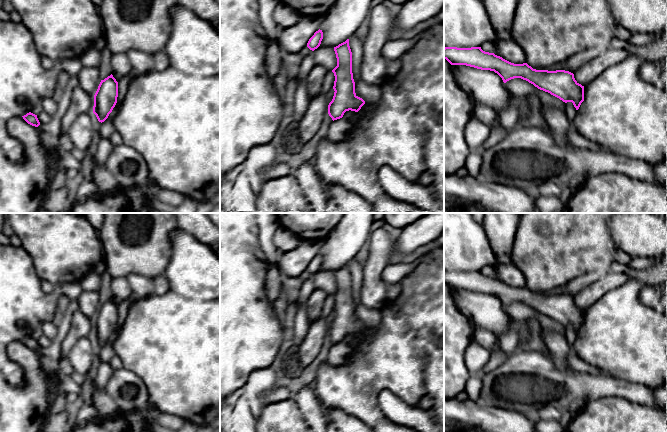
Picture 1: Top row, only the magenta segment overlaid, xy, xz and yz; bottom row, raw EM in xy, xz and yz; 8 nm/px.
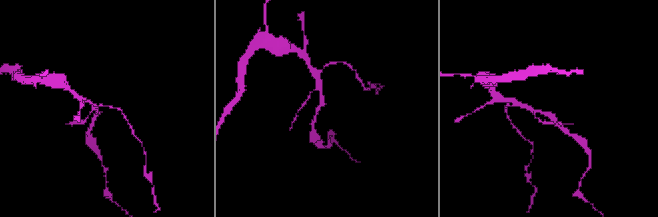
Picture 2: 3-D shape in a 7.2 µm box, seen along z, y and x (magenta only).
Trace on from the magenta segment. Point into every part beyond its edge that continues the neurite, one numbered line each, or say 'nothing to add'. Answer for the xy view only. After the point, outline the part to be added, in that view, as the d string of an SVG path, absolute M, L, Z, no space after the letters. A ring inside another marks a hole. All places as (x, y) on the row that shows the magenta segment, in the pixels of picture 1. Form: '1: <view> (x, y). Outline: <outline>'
nothing to add

